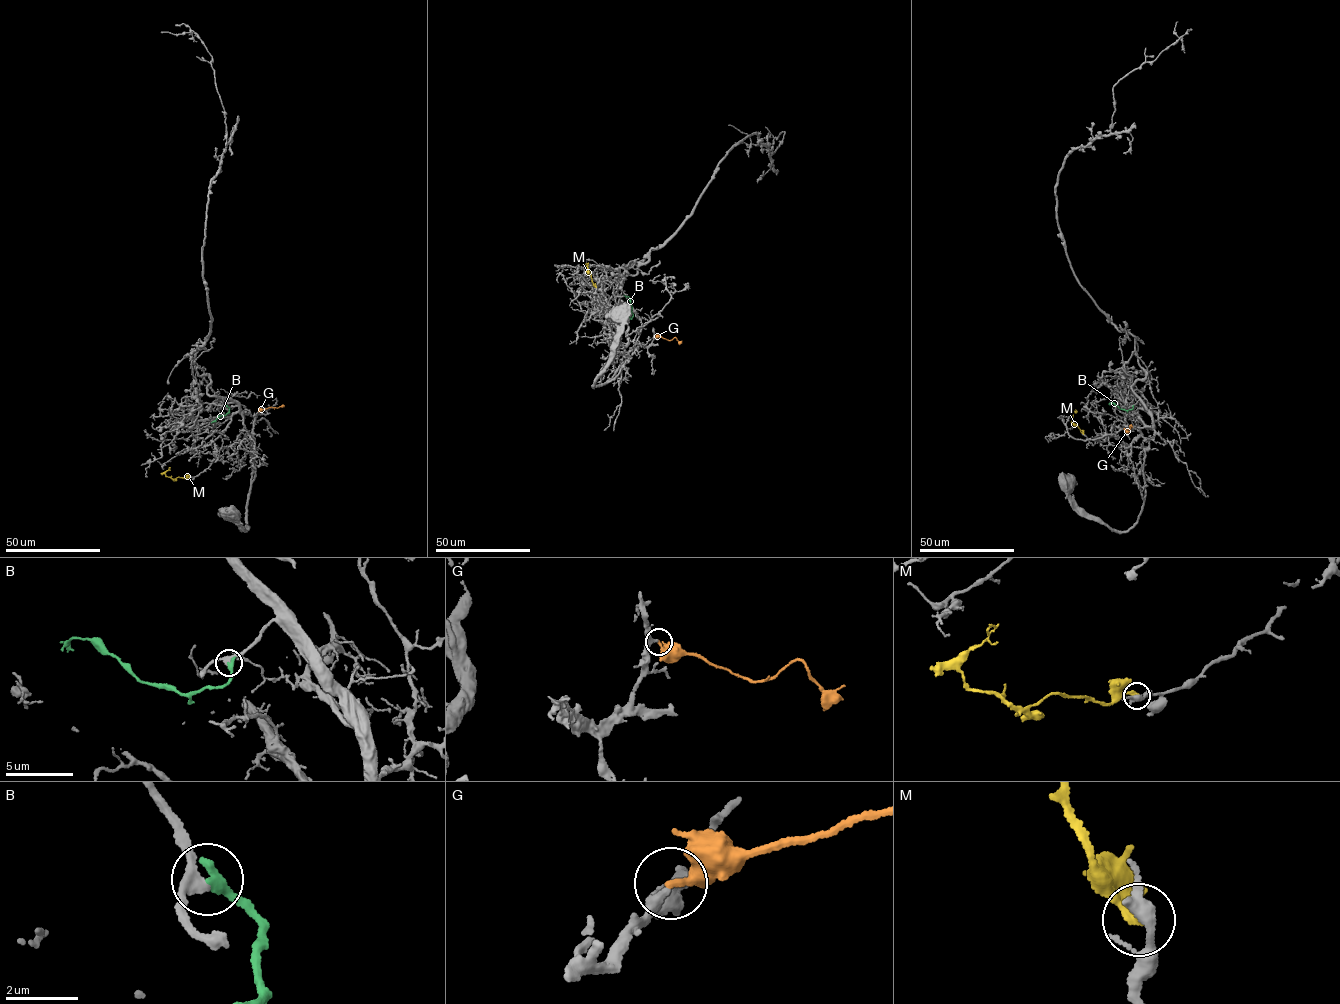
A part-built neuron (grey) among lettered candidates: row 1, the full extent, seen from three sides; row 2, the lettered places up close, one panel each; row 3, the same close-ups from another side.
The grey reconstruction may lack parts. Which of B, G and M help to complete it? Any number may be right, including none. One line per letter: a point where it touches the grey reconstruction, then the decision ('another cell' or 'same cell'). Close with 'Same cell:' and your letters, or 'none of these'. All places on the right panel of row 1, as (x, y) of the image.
B: meets grey at (1132, 406); another cell
G: meets grey at (1129, 426); another cell
M: meets grey at (1083, 434); another cell
Same cell: none of these

